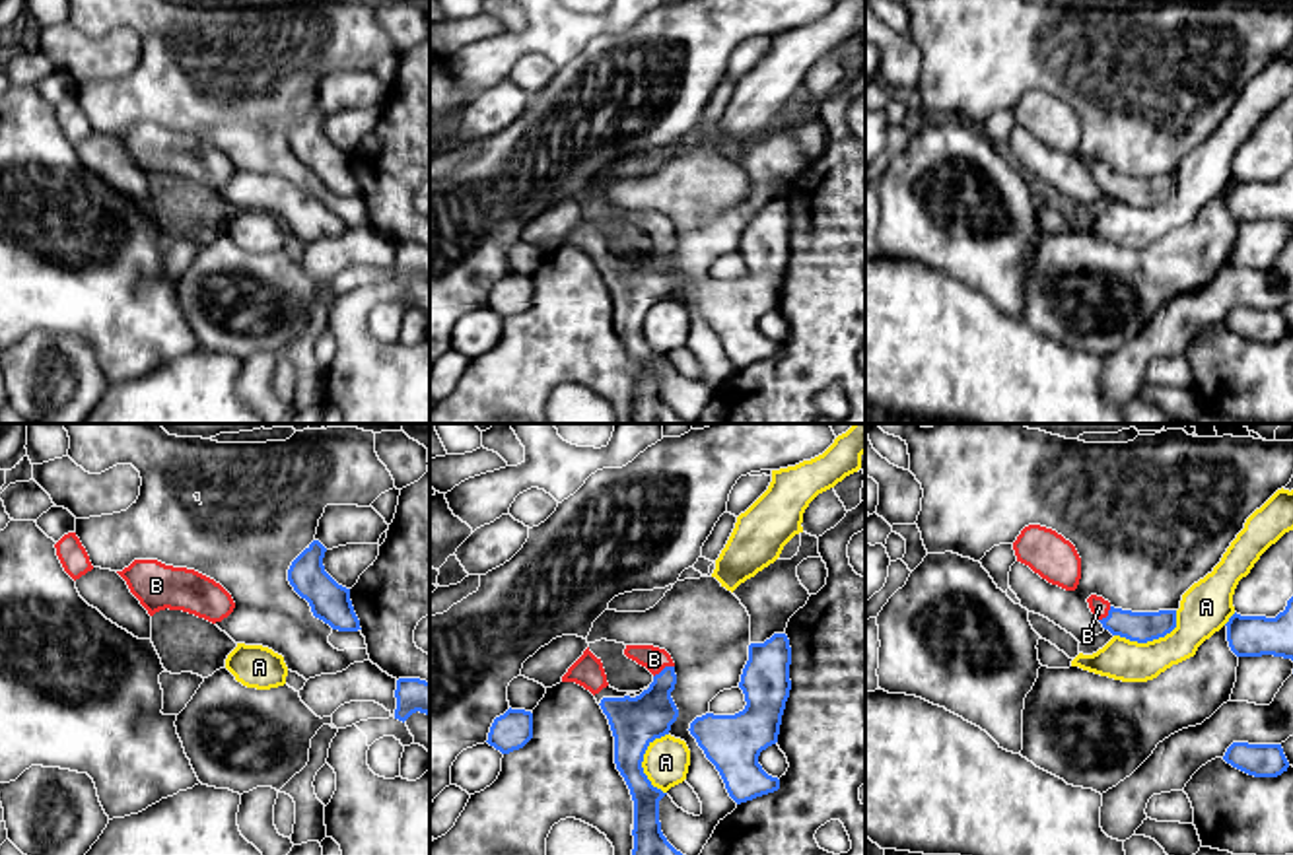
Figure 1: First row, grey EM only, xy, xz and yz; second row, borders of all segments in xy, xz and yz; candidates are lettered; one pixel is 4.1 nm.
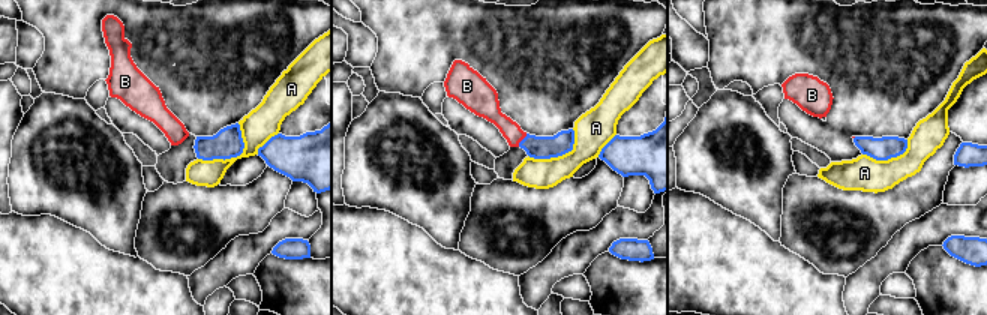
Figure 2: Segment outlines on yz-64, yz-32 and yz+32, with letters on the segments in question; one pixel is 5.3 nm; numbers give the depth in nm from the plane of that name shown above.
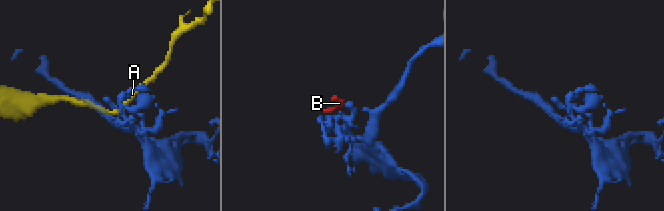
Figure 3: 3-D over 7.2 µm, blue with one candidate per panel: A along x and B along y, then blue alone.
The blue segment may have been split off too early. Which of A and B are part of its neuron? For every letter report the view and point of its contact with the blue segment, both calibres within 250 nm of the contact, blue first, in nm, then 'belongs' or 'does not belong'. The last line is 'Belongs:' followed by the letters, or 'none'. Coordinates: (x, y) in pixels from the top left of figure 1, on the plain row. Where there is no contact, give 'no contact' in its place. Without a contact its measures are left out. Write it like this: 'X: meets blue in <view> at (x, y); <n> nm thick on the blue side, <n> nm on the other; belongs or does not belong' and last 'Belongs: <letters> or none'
A: meets blue in yz at (1152, 205); 130 nm thick on the blue side, 200 nm on the other; does not belong
B: meets blue in xz at (663, 234); 200 nm thick on the blue side, 100 nm on the other; belongs
Belongs: B

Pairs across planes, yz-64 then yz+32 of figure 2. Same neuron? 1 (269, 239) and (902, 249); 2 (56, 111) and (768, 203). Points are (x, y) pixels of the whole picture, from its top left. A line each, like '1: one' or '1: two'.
1: one
2: one

